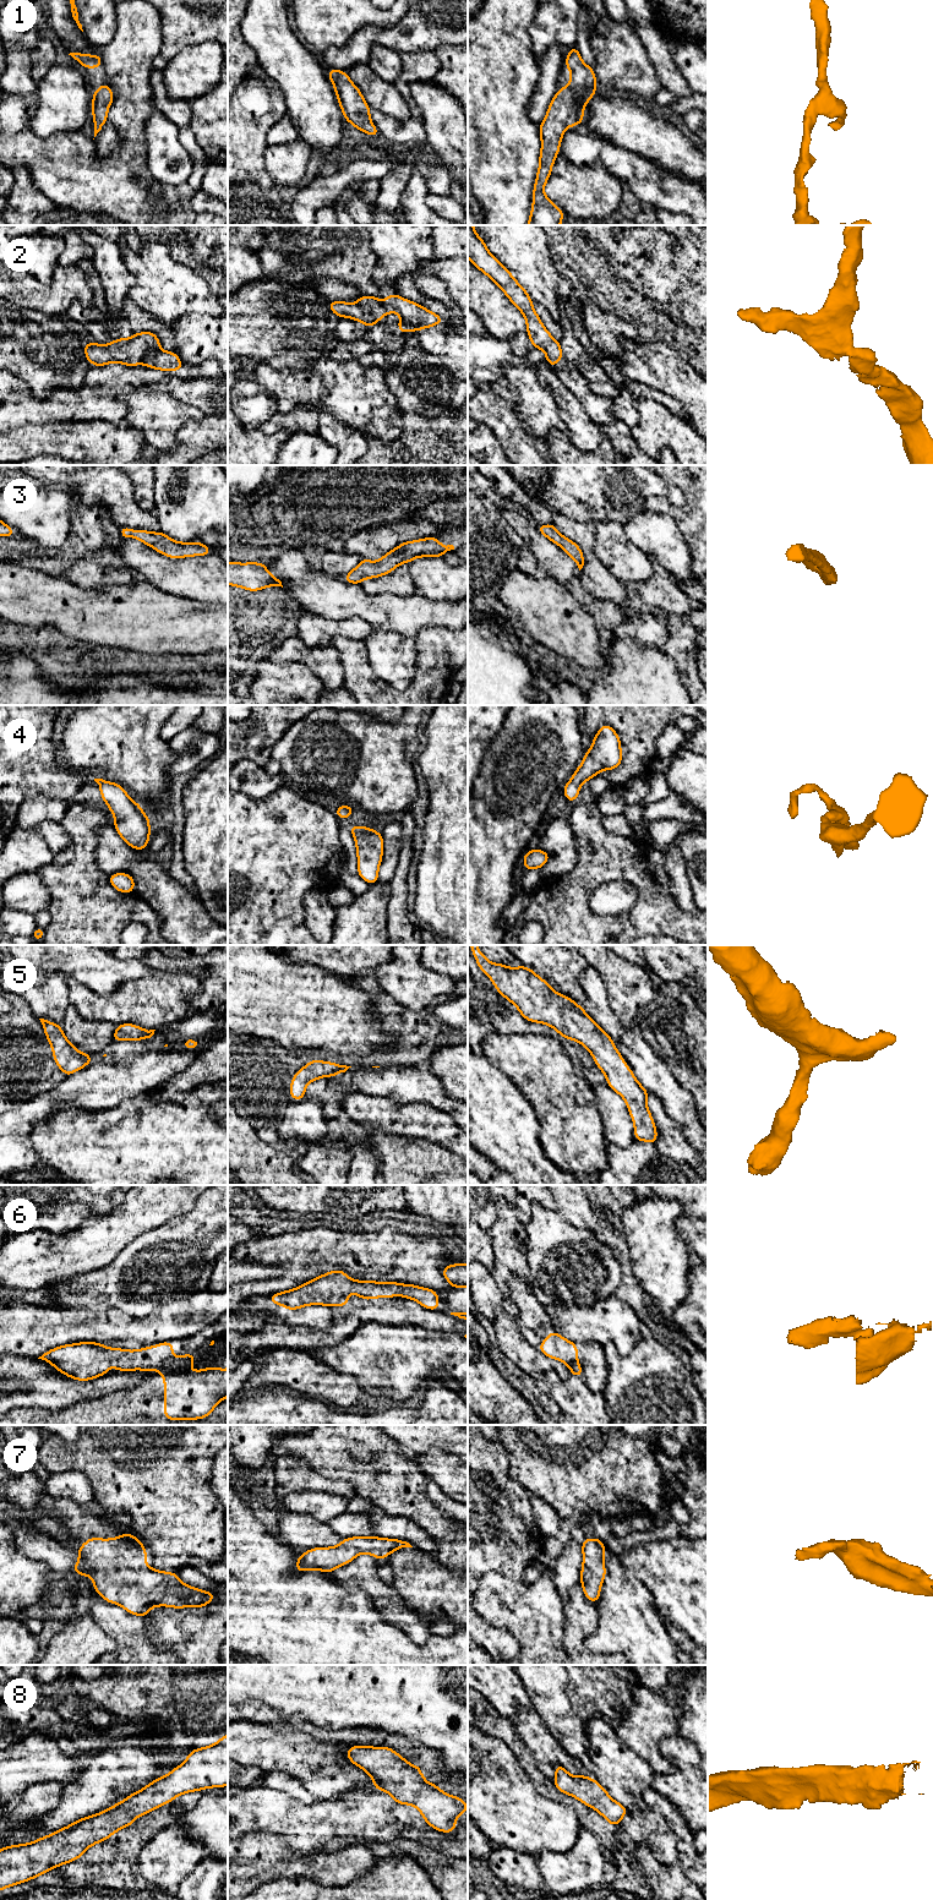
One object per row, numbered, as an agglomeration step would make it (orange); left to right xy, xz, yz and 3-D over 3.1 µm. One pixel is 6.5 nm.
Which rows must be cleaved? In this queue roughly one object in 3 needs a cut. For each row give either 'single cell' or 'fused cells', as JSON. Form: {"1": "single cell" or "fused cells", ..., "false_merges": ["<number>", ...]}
{"1": "single cell", "2": "fused cells", "3": "single cell", "4": "single cell", "5": "single cell", "6": "fused cells", "7": "single cell", "8": "single cell", "false_merges": ["2", "6"]}

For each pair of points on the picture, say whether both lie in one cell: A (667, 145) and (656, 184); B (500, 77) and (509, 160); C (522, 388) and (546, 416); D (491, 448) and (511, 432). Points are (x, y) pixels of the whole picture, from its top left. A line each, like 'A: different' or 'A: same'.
A: different
B: same
C: same
D: different

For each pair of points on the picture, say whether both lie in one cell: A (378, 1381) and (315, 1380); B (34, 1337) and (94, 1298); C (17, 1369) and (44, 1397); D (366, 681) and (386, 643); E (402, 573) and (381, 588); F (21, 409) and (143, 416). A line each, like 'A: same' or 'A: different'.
A: different
B: different
C: same
D: different
E: same
F: different

